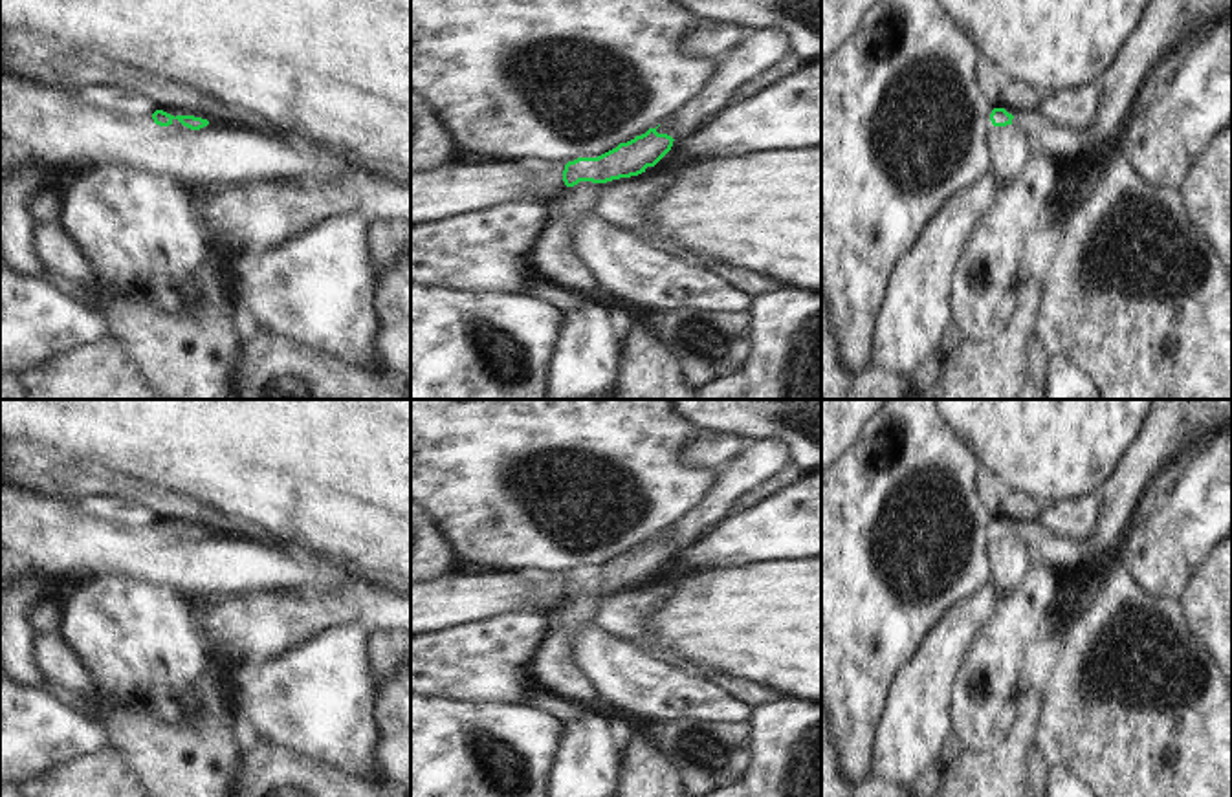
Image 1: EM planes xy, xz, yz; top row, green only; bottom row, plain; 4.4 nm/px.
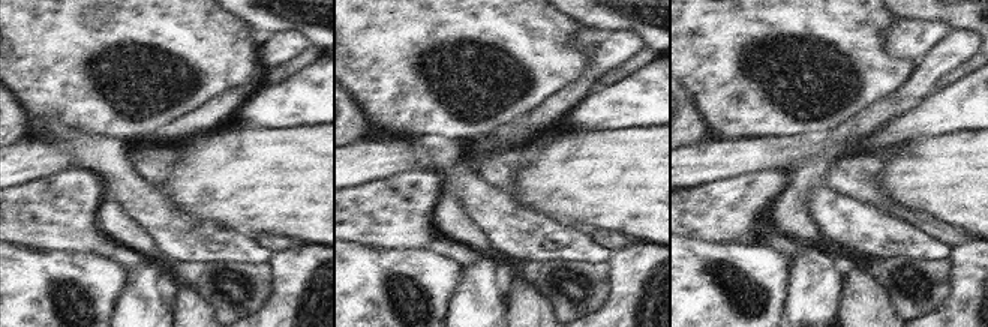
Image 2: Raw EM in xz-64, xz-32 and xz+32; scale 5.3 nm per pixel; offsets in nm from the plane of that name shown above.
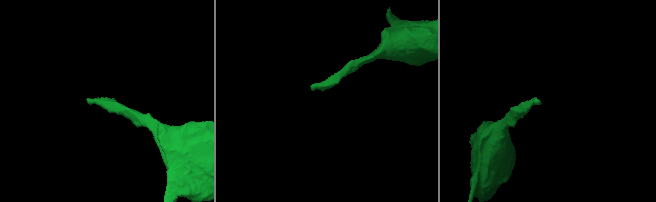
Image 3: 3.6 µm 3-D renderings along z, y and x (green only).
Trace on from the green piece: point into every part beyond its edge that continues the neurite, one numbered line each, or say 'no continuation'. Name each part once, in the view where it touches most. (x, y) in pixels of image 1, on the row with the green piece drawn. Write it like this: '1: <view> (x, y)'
1: xz (582, 196)

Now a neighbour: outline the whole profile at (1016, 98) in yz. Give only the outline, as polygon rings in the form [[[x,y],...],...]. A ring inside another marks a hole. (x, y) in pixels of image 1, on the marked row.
[[[1006,75],[1001,77],[1001,108],[1008,114],[1016,115],[1019,112],[1038,112],[1041,97],[1043,95],[1034,88]]]

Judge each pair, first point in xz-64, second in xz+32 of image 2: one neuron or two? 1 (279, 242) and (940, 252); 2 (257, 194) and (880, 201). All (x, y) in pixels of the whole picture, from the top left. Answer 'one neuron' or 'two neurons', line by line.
1: two neurons
2: two neurons

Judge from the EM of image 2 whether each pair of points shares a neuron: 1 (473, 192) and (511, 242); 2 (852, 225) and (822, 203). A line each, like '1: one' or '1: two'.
1: one
2: one

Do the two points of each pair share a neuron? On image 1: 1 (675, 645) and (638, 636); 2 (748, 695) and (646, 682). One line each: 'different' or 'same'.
1: different
2: different

